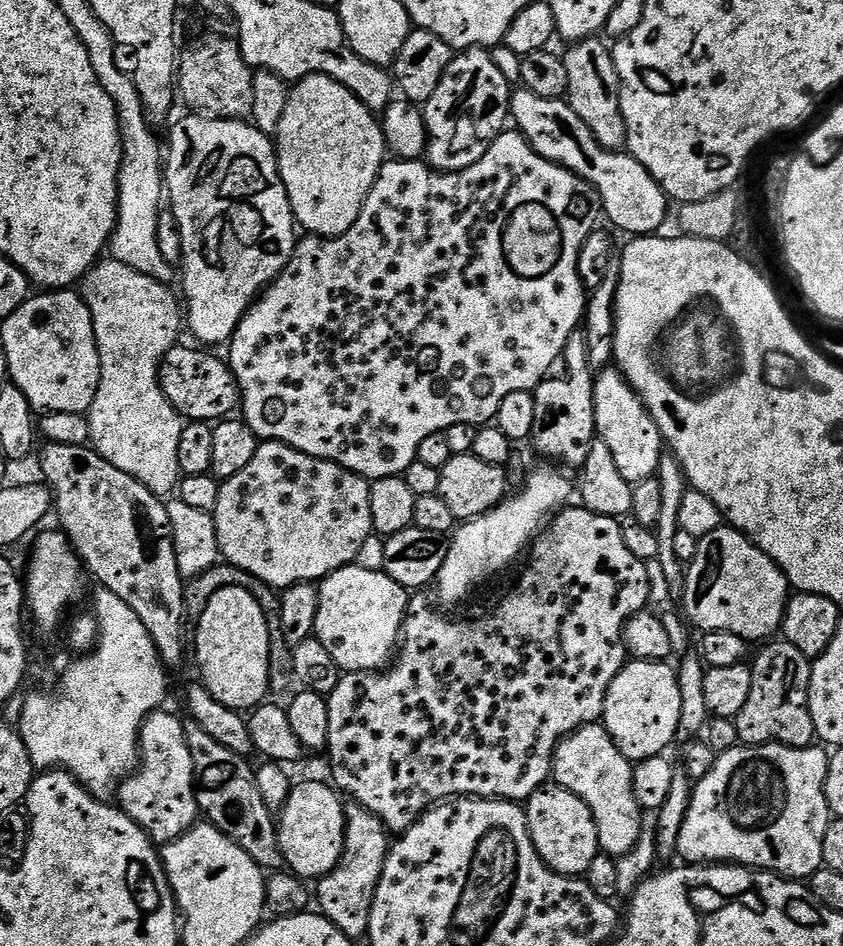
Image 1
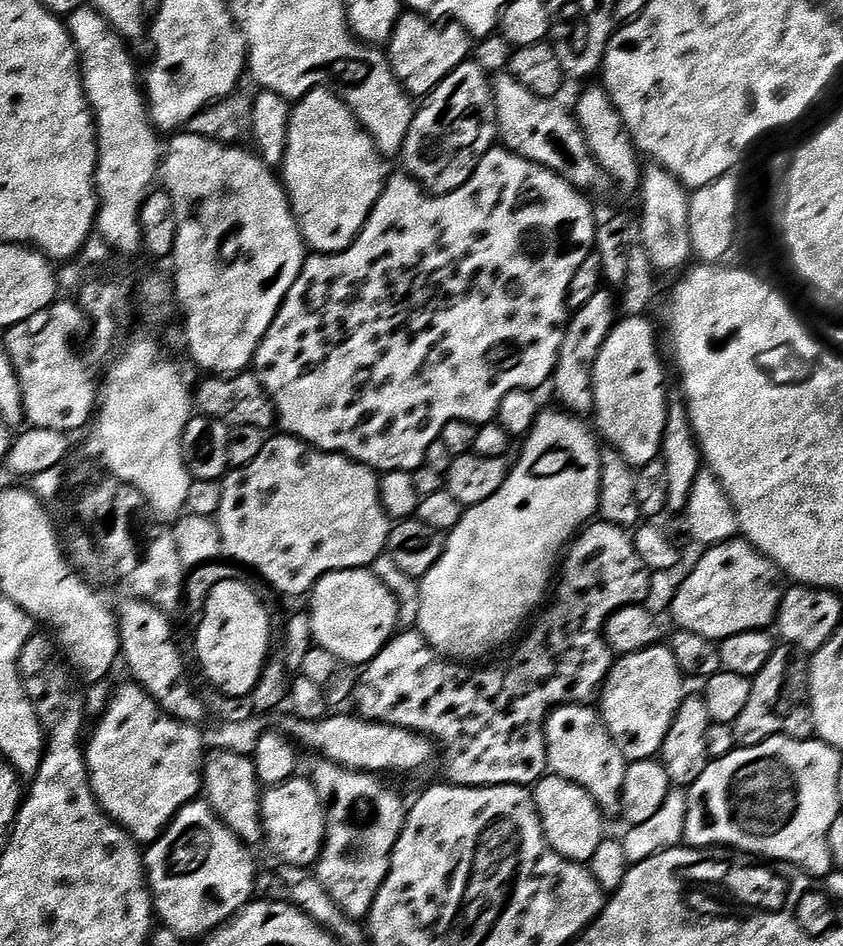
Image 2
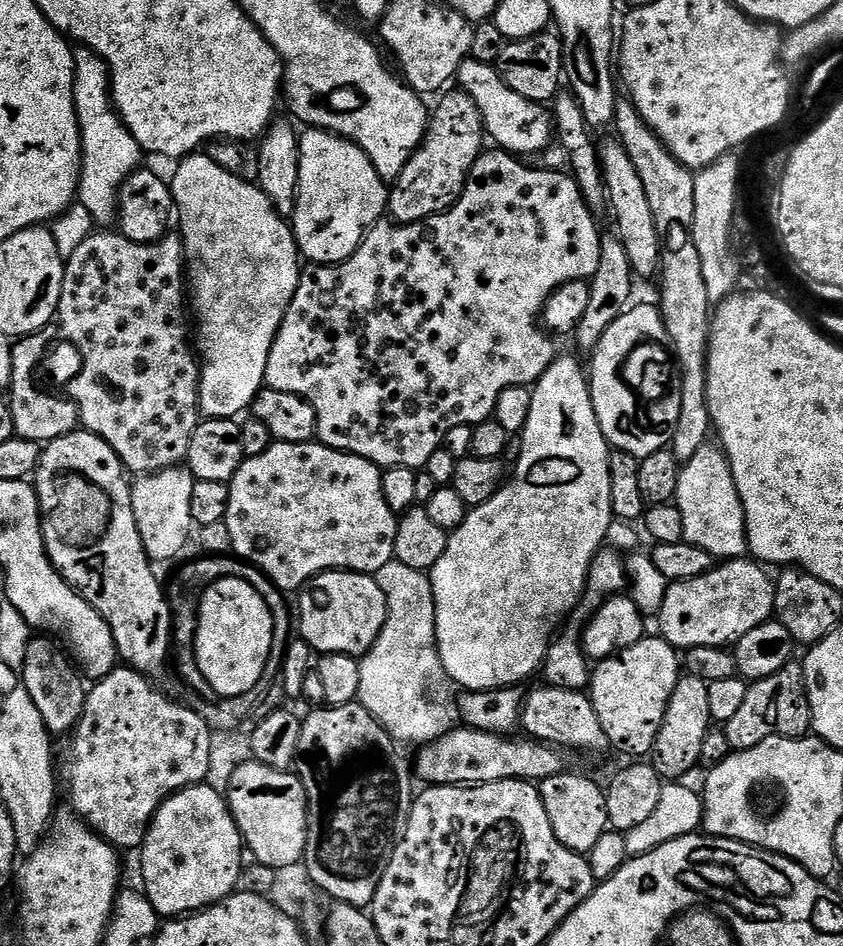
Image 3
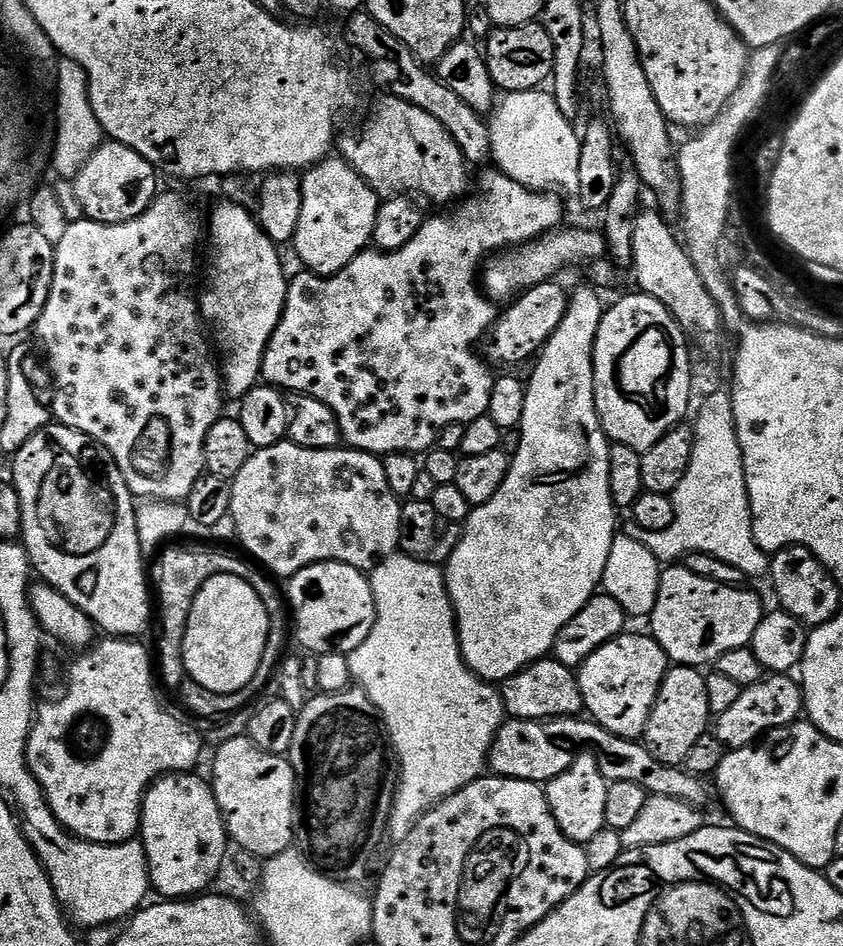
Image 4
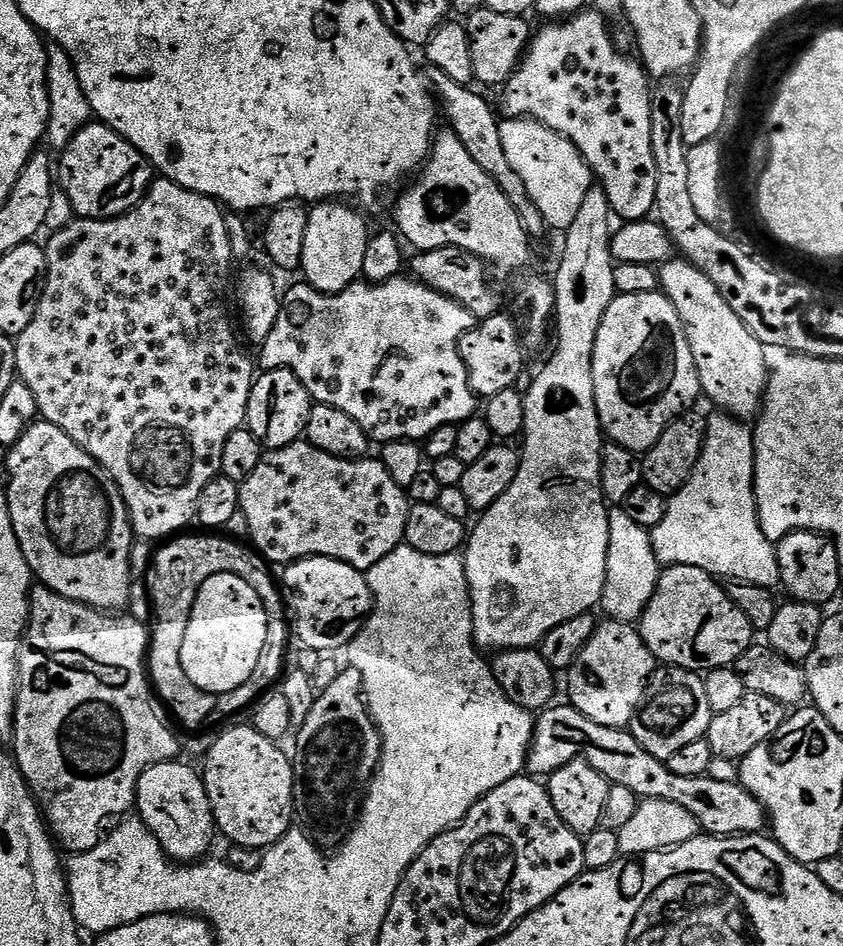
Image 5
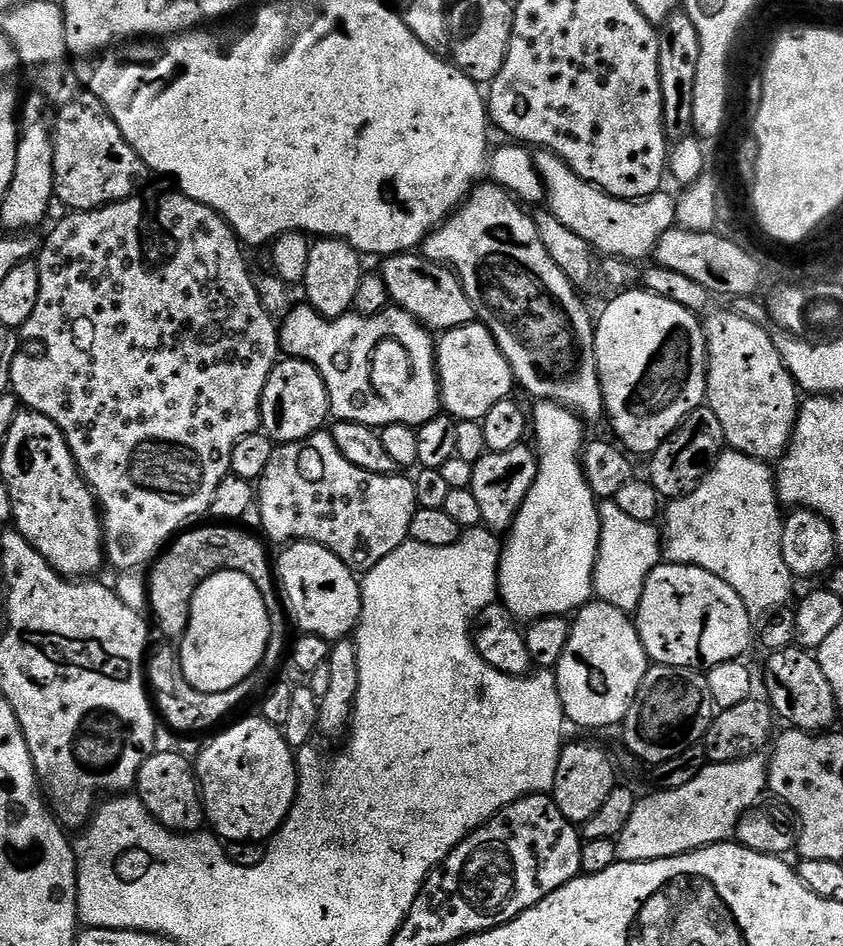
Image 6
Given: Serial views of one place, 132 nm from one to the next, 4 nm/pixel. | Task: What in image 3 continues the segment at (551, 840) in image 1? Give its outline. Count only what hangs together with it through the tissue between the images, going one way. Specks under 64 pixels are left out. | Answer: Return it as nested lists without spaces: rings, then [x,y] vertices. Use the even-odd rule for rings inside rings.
[[[571,770],[539,781],[538,787],[558,842],[572,852],[581,854],[593,852],[603,841],[604,833],[610,828],[606,814],[605,789],[601,785],[599,788],[590,777],[579,776]]]

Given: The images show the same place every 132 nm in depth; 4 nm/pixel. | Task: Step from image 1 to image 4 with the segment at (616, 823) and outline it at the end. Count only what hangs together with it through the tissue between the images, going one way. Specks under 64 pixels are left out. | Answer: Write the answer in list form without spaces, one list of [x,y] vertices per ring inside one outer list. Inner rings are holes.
[[[555,658],[537,660],[510,679],[503,681],[499,689],[504,699],[504,711],[518,720],[550,720],[562,716],[580,716],[585,711],[584,699],[580,693],[577,673]]]

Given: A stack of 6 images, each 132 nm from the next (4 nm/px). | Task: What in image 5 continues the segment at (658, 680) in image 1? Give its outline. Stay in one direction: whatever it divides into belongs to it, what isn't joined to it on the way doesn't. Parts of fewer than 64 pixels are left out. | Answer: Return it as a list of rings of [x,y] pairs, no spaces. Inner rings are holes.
[[[605,619],[603,622],[597,623],[596,632],[590,638],[590,642],[586,644],[583,650],[580,652],[580,657],[574,661],[570,671],[567,673],[568,676],[568,696],[570,699],[571,707],[579,710],[582,714],[586,714],[586,718],[590,718],[590,722],[598,722],[598,726],[610,726],[611,728],[622,728],[627,729],[631,725],[636,708],[641,702],[644,701],[644,690],[648,686],[649,680],[652,678],[654,671],[654,657],[652,652],[646,646],[646,642],[641,638],[639,631],[633,625],[623,624],[620,620],[609,620]]]

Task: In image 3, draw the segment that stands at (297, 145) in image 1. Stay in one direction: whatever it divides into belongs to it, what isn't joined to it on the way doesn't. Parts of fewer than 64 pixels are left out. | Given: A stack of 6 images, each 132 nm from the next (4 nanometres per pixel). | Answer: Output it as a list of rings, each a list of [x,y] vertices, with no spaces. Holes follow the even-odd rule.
[[[325,128],[300,132],[300,188],[290,223],[301,257],[312,264],[343,264],[358,250],[364,235],[388,212],[389,185],[352,140]]]

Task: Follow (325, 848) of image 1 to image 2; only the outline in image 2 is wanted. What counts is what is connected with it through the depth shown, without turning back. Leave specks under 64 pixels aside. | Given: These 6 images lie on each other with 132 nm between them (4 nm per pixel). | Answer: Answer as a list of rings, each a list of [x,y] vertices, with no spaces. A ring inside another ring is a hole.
[[[293,778],[287,780],[284,784],[278,784],[269,787],[263,793],[260,802],[260,813],[264,819],[264,839],[267,847],[272,847],[272,852],[277,856],[277,861],[290,864],[293,868],[308,868],[315,865],[320,859],[320,851],[324,849],[324,835],[328,825],[326,815],[326,805],[320,800],[320,795],[315,786],[312,785],[311,779]]]

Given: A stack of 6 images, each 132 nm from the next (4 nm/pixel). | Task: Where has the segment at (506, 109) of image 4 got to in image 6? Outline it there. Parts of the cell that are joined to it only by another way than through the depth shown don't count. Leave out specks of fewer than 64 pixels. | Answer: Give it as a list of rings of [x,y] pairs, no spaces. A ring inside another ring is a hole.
[[[542,150],[535,155],[536,169],[544,183],[546,204],[568,230],[605,257],[638,262],[655,251],[657,240],[676,224],[676,200],[661,190],[642,201],[620,200],[608,196],[600,188],[581,179],[553,151]]]

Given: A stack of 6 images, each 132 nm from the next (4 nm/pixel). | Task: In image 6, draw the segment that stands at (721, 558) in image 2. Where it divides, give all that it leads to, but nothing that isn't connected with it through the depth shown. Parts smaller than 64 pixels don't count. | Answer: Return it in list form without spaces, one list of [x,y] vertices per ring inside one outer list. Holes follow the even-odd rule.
[[[657,564],[646,578],[634,619],[649,661],[666,668],[707,670],[722,662],[741,659],[752,640],[754,644],[754,617],[746,610],[742,598],[738,598],[736,591],[726,586],[722,578],[689,564]]]

